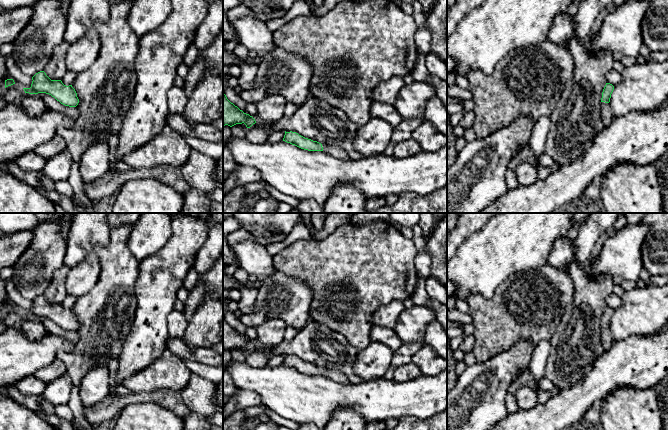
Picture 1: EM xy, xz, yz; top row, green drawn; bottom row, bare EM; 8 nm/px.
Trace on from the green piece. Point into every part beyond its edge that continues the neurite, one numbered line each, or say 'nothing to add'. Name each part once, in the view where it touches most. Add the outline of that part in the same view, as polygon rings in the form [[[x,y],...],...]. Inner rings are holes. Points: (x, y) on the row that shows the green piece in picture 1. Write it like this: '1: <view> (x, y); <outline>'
1: xz (336, 152); [[[322,144],[323,152],[332,155],[335,158],[340,159],[351,159],[349,154],[342,148],[330,146],[327,144]]]

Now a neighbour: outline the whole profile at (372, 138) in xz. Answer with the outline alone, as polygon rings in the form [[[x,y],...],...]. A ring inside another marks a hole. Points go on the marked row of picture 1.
[[[371,118],[358,128],[353,146],[363,157],[383,154],[392,140],[393,131],[394,128],[386,121]]]

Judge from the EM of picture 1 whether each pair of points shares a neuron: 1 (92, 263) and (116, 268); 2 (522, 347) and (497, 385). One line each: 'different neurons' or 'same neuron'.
1: different neurons
2: same neuron

